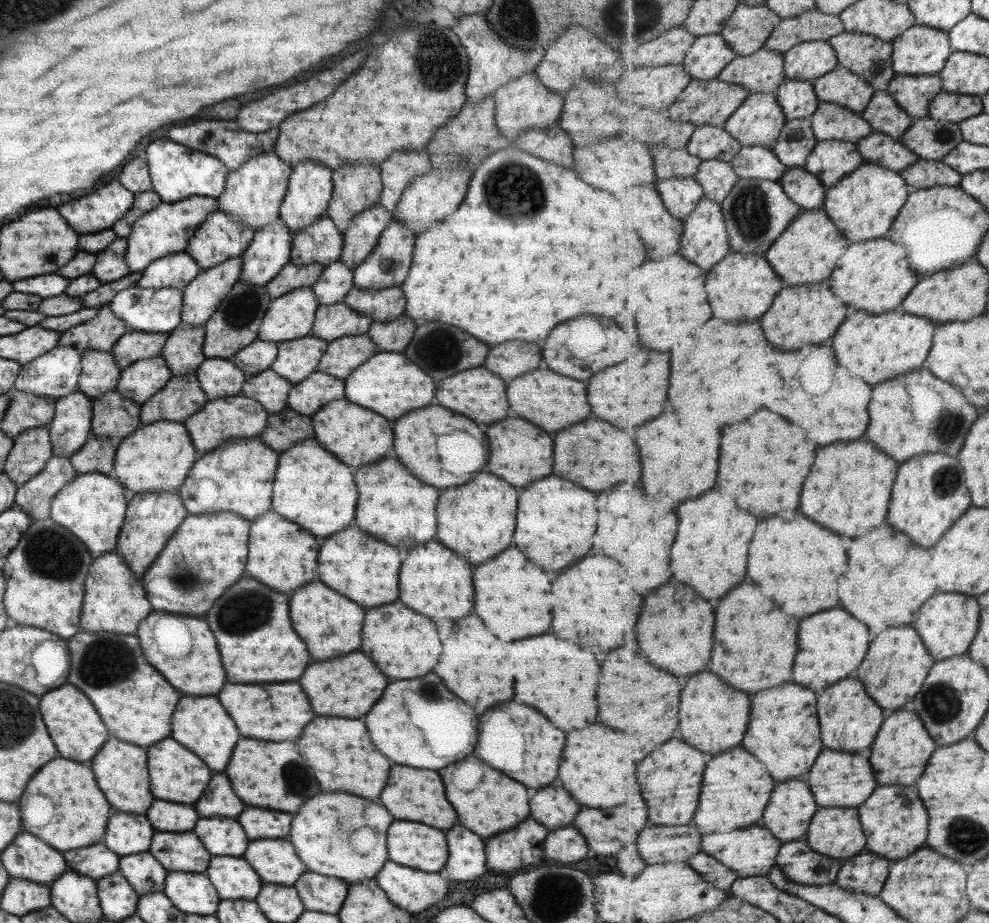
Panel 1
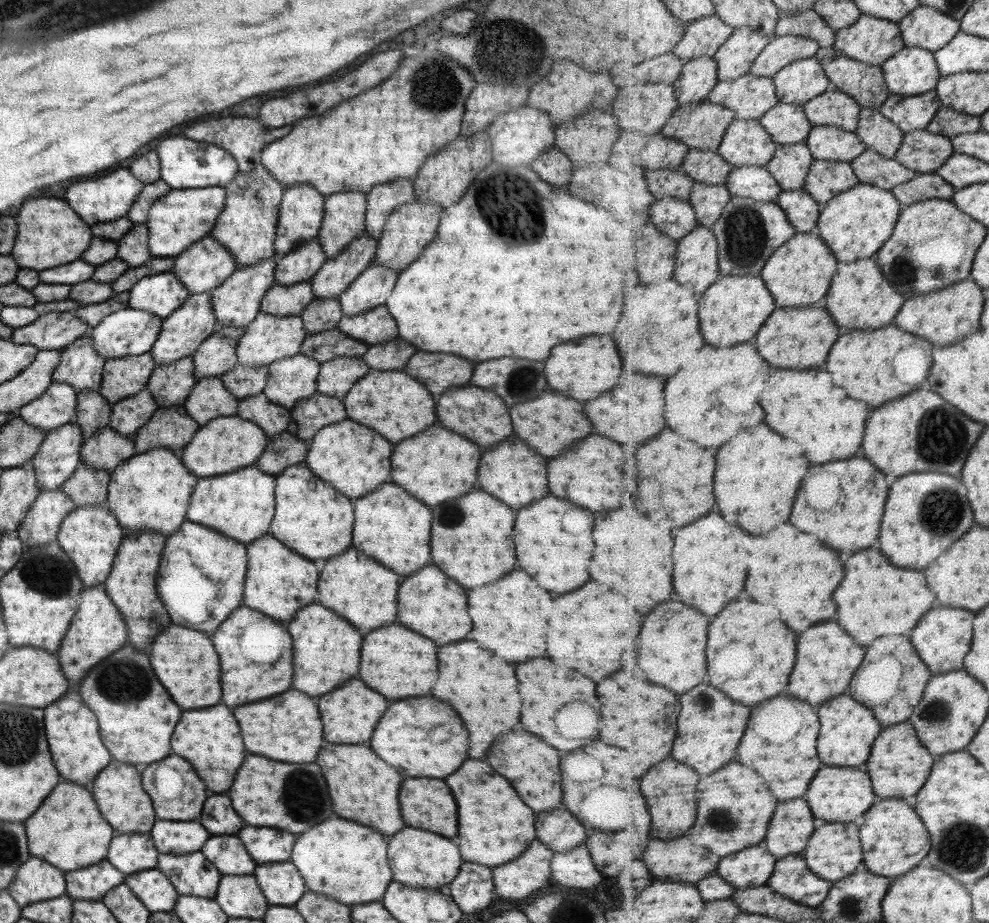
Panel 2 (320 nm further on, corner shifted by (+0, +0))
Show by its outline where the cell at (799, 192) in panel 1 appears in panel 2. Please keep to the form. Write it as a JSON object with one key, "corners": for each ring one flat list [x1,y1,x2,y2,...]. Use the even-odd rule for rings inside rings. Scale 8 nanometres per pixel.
{"corners":[[804,188,783,191,776,203,786,210,790,223,798,232,811,232,817,229,821,207]]}

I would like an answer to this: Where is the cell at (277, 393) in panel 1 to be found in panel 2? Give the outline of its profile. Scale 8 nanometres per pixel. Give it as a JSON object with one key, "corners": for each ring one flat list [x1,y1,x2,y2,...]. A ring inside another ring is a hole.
{"corners":[[262,393,238,401,239,418,256,424,268,441,281,433,285,433,289,424,290,411,267,400]]}

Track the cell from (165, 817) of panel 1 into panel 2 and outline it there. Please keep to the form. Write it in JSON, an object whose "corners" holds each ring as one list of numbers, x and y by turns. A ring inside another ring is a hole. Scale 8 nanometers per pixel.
{"corners":[[156,818,149,836,158,853,183,855,201,851,210,834,197,822,171,822]]}

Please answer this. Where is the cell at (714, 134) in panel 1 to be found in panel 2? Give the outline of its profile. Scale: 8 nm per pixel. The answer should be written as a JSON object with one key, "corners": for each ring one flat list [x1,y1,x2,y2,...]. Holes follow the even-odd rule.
{"corners":[[691,148,680,170,696,182,725,185,734,165,724,160,718,152]]}

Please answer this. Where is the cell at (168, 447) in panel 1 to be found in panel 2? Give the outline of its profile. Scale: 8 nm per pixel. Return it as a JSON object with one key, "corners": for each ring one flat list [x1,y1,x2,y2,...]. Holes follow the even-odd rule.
{"corners":[[166,448,134,454,110,472,105,506,124,532,173,534,186,520,187,506,198,477,181,464,179,455]]}

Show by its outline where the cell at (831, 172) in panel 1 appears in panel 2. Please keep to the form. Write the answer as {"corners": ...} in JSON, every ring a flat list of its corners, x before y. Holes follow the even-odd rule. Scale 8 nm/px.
{"corners":[[815,159,810,167,810,174,807,175,804,190,811,194,821,208,825,208,833,197,859,184,859,176,851,162]]}

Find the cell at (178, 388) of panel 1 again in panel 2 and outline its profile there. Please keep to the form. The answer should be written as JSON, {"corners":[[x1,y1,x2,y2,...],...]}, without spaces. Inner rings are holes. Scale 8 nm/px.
{"corners":[[183,406,157,408,135,434,134,454,143,454,154,448,166,448,179,455,198,429,198,424,188,416]]}

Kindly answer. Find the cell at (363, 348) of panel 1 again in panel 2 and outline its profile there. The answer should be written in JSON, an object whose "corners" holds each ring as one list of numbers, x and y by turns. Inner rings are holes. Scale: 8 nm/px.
{"corners":[[339,356,328,360,319,366,319,375,315,382,316,392,342,402,347,390,365,377,369,370,361,357]]}

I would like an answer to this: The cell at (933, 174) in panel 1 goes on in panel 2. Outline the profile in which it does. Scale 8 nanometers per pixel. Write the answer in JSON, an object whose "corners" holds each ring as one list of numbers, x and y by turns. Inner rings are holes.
{"corners":[[919,173,914,180,896,186,891,191,903,206,907,206,933,198,951,200,956,190,937,173]]}

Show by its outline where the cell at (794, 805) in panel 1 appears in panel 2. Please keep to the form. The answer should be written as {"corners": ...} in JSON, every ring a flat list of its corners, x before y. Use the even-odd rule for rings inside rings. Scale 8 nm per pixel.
{"corners":[[795,798,791,802,781,802,775,818,771,820,765,848,778,860,789,854,799,854,810,844,809,840,818,824,807,800]]}

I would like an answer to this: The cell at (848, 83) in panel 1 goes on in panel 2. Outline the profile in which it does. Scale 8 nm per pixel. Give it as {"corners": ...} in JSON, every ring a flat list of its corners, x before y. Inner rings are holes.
{"corners":[[831,88,804,105,813,126,827,124,849,132,859,128,862,106,850,94]]}

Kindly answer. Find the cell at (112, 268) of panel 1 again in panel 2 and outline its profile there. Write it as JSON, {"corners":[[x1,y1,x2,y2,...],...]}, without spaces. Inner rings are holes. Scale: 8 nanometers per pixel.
{"corners":[[144,223,133,224,115,243,116,257,131,268,141,266,152,257,148,247,148,230]]}

